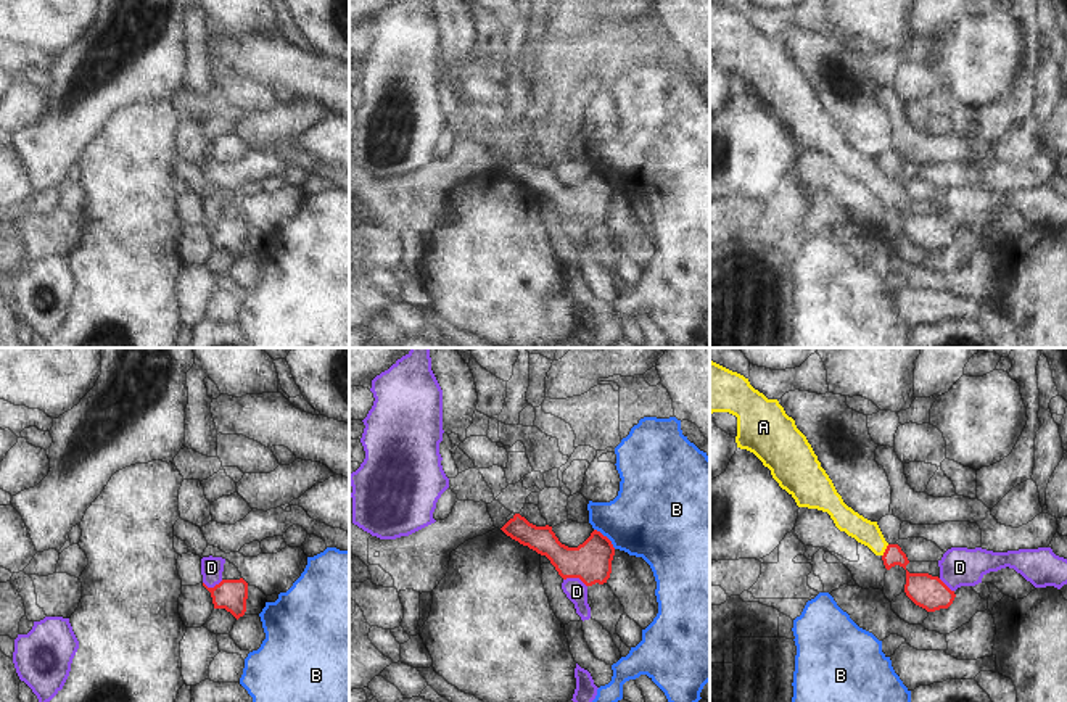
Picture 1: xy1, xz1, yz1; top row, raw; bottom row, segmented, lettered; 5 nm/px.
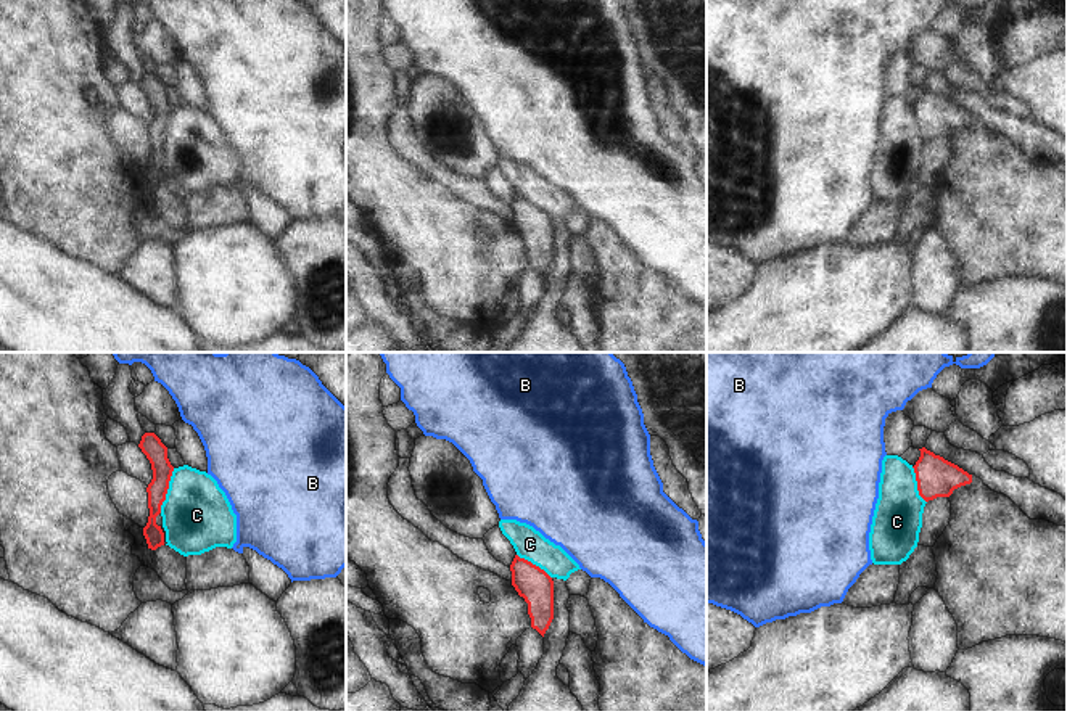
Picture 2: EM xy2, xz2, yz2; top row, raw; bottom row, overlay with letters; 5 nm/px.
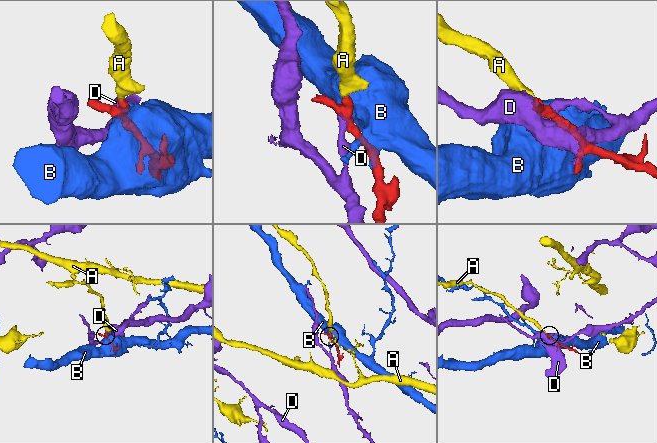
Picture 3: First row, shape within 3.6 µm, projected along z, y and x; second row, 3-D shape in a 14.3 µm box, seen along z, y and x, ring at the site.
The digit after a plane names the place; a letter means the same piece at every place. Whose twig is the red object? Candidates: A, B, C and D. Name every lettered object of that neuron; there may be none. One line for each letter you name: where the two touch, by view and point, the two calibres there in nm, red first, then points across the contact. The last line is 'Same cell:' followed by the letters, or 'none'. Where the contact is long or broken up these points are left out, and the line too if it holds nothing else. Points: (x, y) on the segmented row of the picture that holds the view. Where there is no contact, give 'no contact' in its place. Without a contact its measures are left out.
A: contact yz1 (885, 551); calibres 150 and 120 nm; way yz1 (919, 588), (905, 567), (885, 551), (855, 525)
Same cell: A

